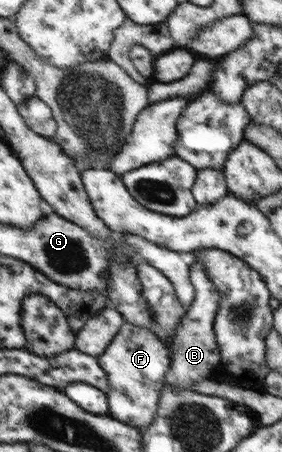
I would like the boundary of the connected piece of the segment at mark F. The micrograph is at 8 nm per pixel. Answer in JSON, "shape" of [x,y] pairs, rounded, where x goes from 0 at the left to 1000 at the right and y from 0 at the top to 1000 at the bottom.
{"shape":[[[443,710],[351,790],[351,799],[383,841],[379,916],[472,945],[539,942],[564,909],[589,823],[606,816],[603,772],[543,732]]]}

